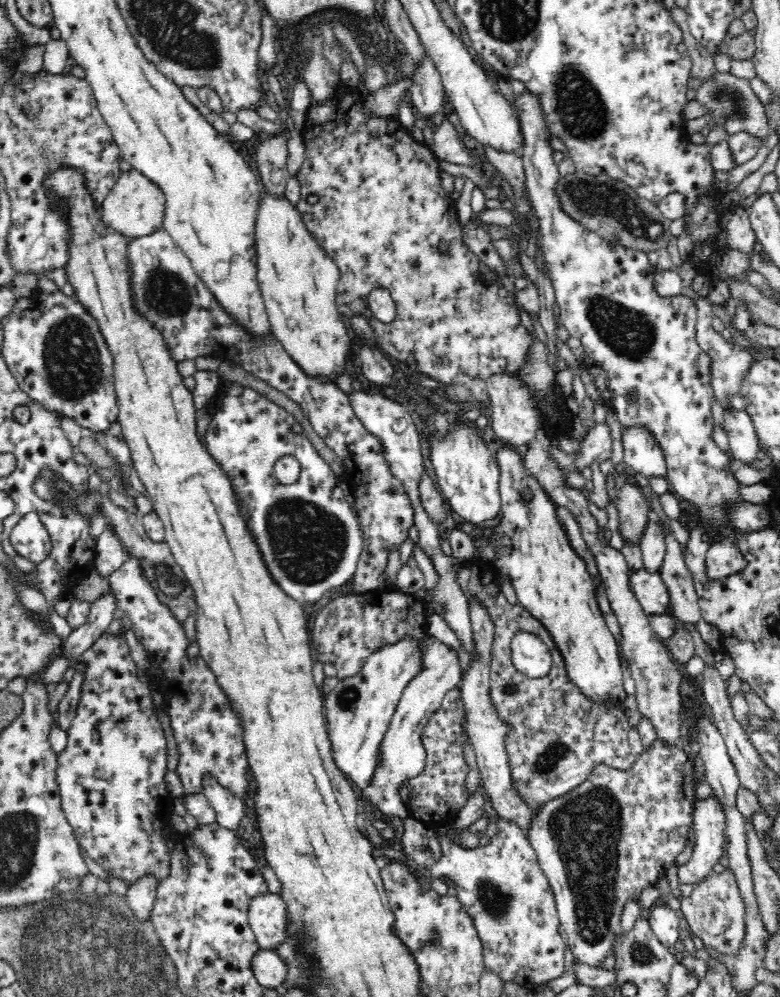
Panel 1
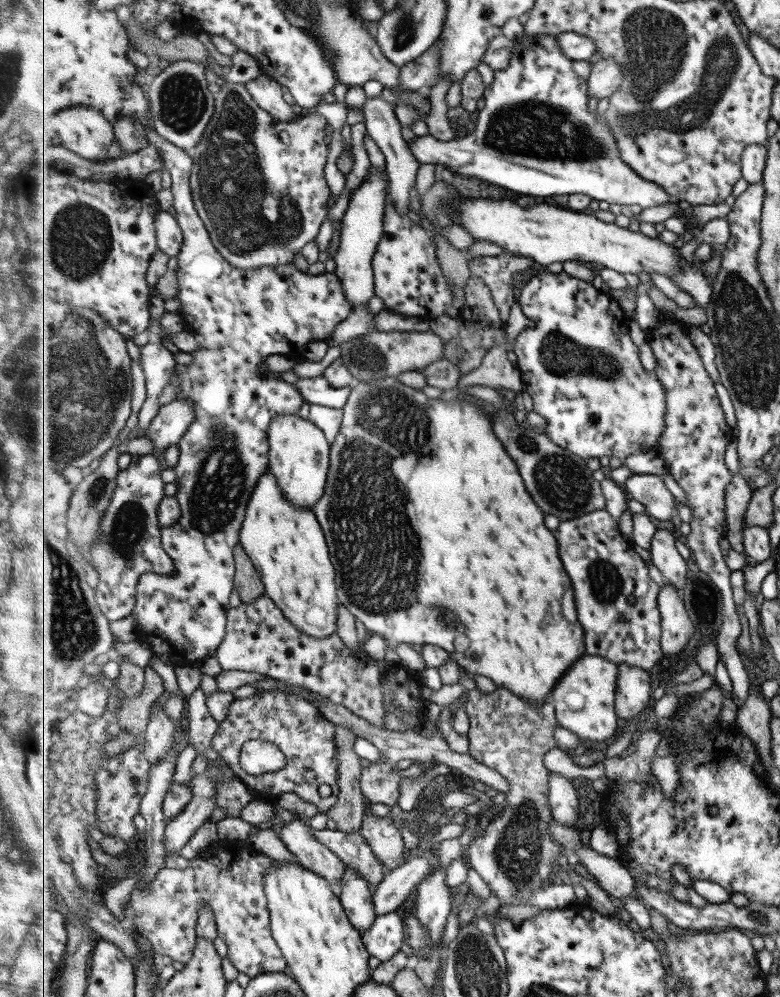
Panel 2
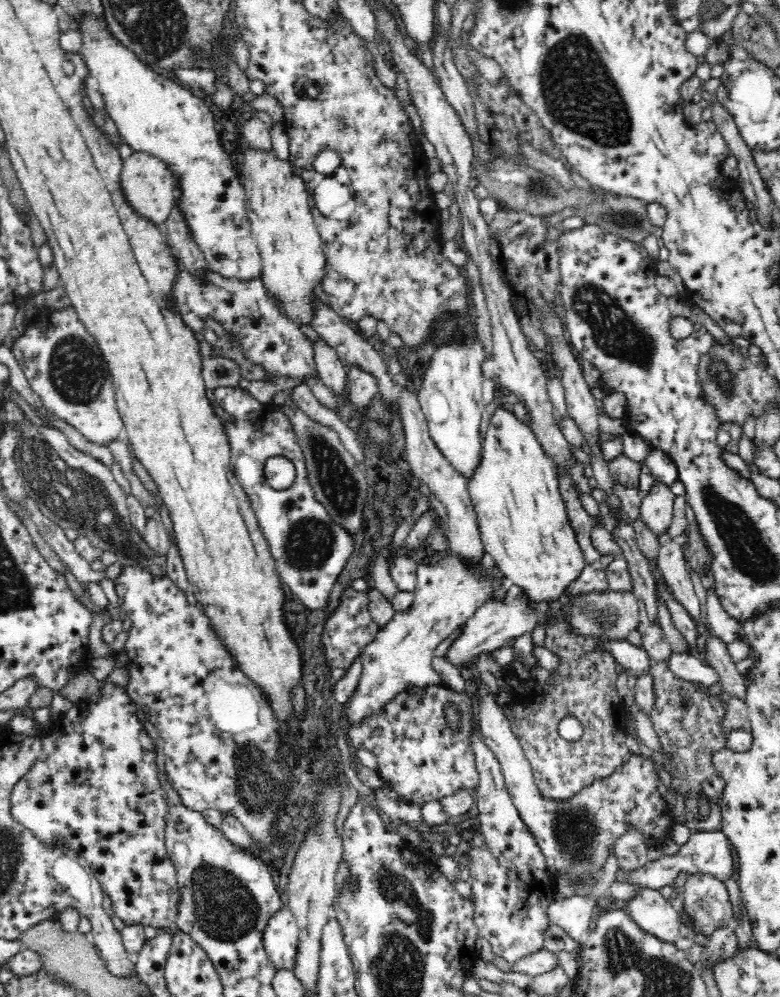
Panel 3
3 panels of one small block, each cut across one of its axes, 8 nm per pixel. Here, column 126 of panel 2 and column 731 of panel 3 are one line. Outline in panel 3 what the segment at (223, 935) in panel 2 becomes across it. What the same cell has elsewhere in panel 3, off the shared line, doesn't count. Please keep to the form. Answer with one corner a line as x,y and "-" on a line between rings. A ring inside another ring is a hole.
690,873
684,884
684,908
696,932
711,932
732,923
733,906
723,882
710,873

